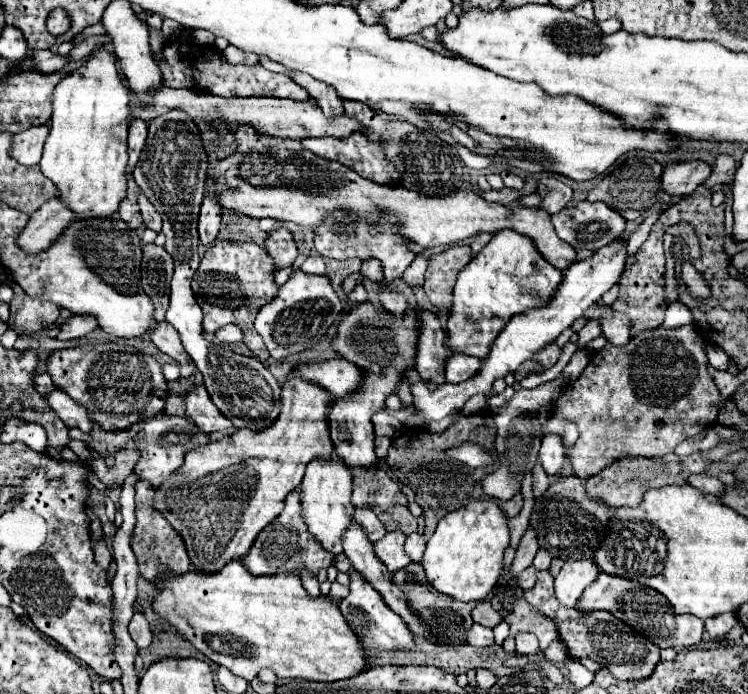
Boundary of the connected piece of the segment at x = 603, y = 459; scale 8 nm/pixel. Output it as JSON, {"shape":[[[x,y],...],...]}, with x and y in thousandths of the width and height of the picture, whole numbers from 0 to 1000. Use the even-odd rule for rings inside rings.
{"shape":[[[893,476],[893,478],[877,478],[877,481],[856,481],[848,484],[837,499],[818,499],[810,496],[805,504],[794,507],[789,516],[789,524],[783,527],[783,533],[778,536],[778,542],[767,550],[759,553],[759,559],[751,562],[751,571],[743,576],[741,588],[738,588],[738,599],[746,605],[762,605],[773,614],[773,634],[767,643],[757,643],[757,657],[762,660],[762,671],[765,671],[765,686],[781,692],[789,686],[797,686],[802,677],[807,677],[810,671],[816,671],[818,666],[826,666],[832,660],[861,660],[861,657],[888,657],[893,651],[901,651],[901,646],[917,634],[930,628],[933,622],[944,620],[949,611],[957,608],[960,602],[960,576],[963,576],[963,565],[957,559],[957,553],[952,550],[949,539],[947,539],[947,516],[944,507],[939,501],[941,490],[936,490],[936,481],[930,476]]]}

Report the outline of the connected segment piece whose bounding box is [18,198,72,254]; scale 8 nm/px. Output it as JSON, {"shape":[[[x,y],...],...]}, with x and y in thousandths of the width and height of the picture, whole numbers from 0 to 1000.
{"shape":[[[70,285],[40,311],[35,329],[24,340],[24,354],[37,366],[51,366],[67,357],[70,349],[83,337],[83,331],[94,323],[96,305],[80,294],[80,288]]]}

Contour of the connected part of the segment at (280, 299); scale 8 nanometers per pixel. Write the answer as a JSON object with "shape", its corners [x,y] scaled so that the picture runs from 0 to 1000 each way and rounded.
{"shape":[[[396,389],[374,415],[372,427],[348,444],[340,461],[340,473],[356,493],[364,516],[382,516],[388,510],[414,504],[420,496],[425,496],[457,447],[457,432],[449,427],[436,398],[412,398]]]}

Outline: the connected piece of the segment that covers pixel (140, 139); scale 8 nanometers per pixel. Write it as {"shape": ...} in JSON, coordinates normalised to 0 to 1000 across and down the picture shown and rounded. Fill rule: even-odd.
{"shape":[[[176,173],[174,176],[174,184],[171,184],[171,225],[174,225],[171,239],[174,242],[179,242],[184,228],[187,228],[195,193],[198,193],[198,179],[193,173]]]}

